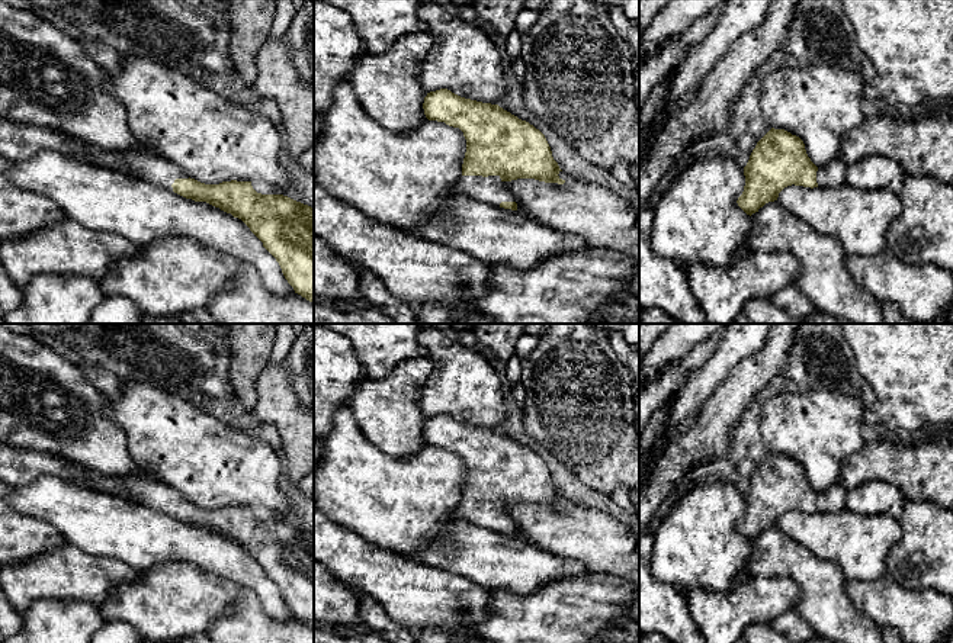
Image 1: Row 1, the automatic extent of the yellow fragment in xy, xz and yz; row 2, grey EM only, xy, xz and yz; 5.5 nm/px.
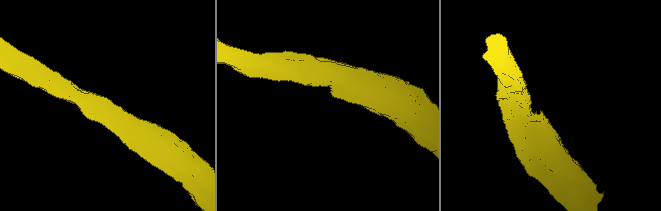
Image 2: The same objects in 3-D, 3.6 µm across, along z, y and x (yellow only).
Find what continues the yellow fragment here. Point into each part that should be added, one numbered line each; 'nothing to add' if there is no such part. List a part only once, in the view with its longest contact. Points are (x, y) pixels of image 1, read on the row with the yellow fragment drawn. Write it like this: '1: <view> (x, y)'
1: xz (491, 190)

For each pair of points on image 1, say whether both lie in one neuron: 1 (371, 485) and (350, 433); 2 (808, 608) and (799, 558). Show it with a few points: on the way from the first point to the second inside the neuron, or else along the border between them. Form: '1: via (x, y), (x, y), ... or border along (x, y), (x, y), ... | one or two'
1: via (358, 472), (352, 466), (350, 446) | one
2: via (808, 595), (806, 571) | one

